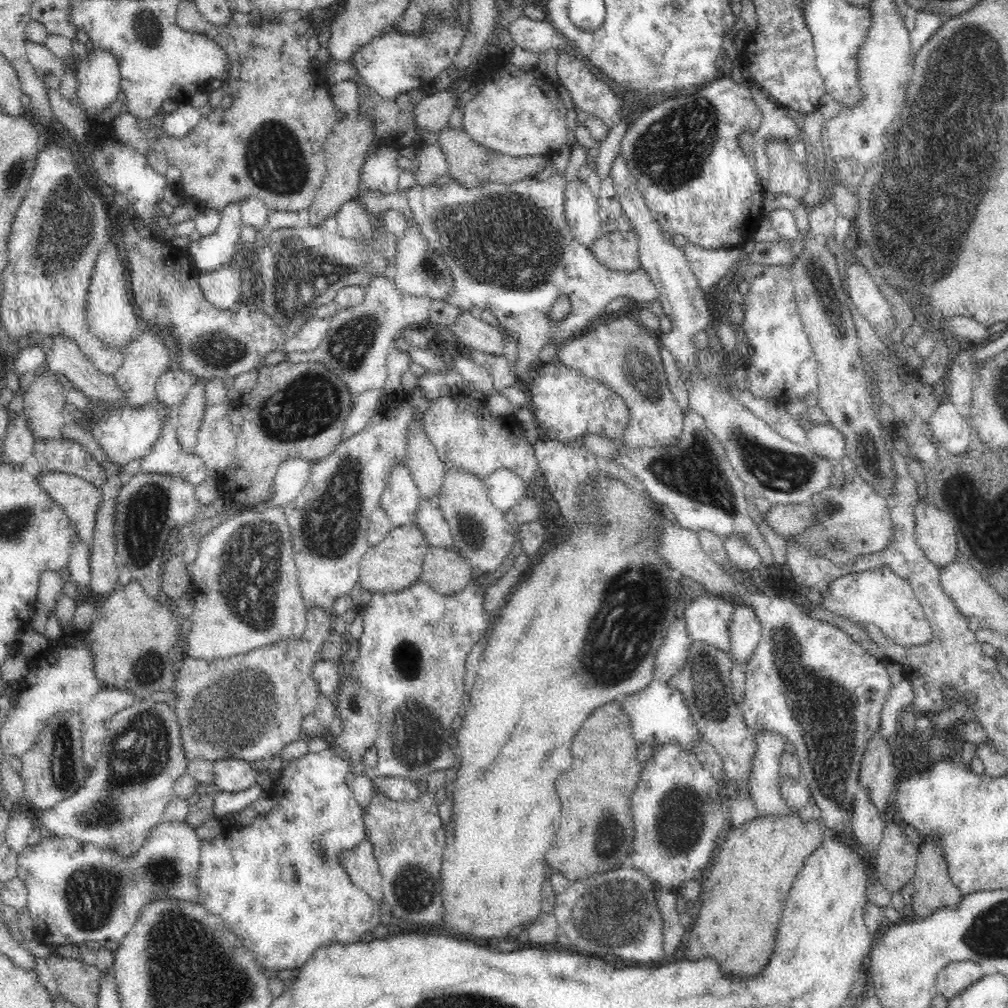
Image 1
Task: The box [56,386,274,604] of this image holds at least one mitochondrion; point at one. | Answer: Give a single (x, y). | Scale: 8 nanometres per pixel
(146, 516)

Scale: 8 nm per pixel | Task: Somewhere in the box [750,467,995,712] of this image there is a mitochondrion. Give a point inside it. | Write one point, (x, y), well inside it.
(835, 542)

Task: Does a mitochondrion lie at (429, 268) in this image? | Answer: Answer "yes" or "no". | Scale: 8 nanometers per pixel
yes

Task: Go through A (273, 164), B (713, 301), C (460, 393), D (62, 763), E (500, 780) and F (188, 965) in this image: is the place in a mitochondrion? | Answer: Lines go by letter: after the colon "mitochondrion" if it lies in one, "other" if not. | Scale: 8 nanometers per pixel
A: mitochondrion
B: other
C: other
D: mitochondrion
E: other
F: mitochondrion

